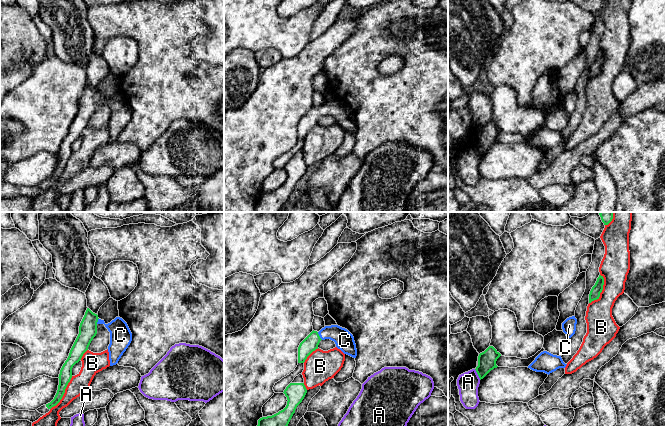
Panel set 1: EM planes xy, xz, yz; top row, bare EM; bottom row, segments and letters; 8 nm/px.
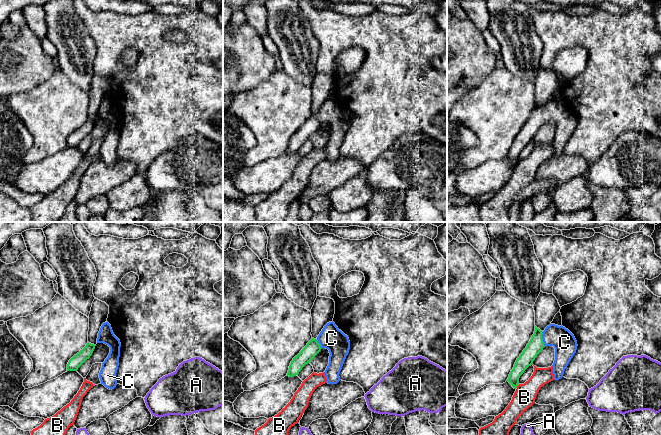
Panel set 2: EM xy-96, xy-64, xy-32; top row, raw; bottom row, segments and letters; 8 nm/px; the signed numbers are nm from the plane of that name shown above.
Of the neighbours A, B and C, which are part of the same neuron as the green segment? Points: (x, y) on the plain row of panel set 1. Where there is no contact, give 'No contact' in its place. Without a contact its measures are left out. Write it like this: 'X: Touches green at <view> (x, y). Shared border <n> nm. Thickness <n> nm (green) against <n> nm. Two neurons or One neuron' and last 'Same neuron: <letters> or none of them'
A: Touches green at yz (477, 149). Shared border 100 nm. Thickness 140 nm (green) against 170 nm. Two neurons
B: Touches green at xy (64, 168). Shared border 320 nm. Thickness 100 nm (green) against 160 nm. Two neurons
C: Touches green at xz (319, 112). Shared border 80 nm. Thickness 120 nm (green) against 160 nm. One neuron
Same neuron: C

